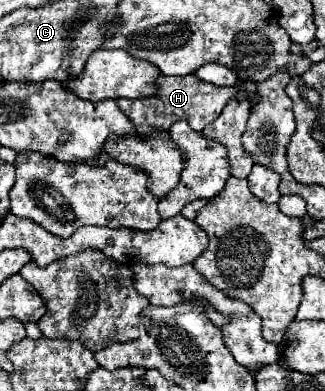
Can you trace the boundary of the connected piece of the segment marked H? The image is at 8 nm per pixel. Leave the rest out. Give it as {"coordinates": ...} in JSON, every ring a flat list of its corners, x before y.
{"coordinates":[[159,75,155,85,157,85,155,95,131,99,131,101,117,99,117,107,129,117,129,121,135,125,137,133,151,135,151,131,155,131,155,129,165,131,171,127,171,123,175,123,179,119,187,119,191,123,191,127,195,127,197,131,203,131,203,127,213,123,213,119,223,111,227,101,231,97,239,95,237,87,217,87,217,85,203,83,203,81,195,79,195,75,185,75,185,77]]}

